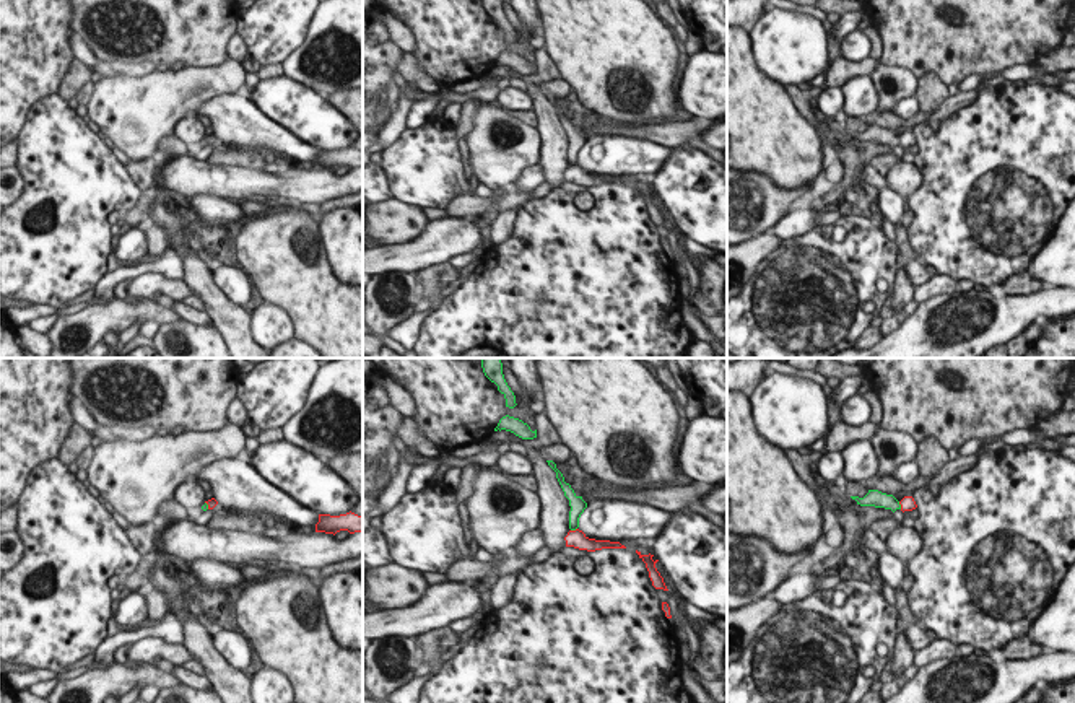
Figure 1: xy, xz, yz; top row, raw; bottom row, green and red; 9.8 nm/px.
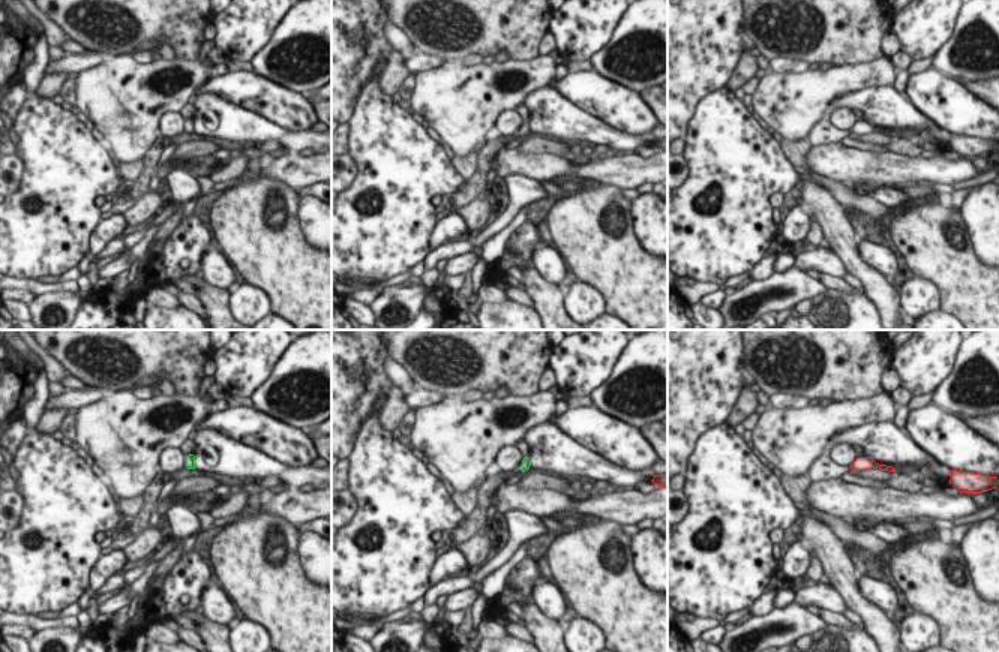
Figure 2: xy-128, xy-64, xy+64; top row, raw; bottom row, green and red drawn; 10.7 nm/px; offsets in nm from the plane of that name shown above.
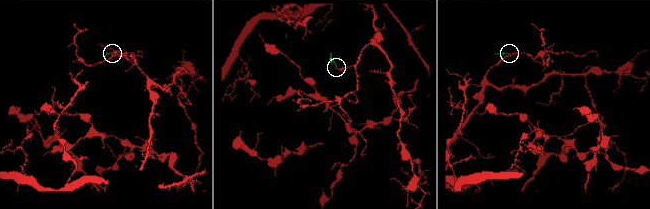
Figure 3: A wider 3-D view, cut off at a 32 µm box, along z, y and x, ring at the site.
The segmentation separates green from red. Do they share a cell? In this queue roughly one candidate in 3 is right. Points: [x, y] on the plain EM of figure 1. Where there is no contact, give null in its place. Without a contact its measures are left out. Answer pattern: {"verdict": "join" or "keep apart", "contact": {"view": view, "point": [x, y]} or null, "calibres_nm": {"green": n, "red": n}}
{"verdict": "keep apart", "contact": {"view": "yz", "point": [900, 140]}, "calibres_nm": {"green": 160, "red": 140}}

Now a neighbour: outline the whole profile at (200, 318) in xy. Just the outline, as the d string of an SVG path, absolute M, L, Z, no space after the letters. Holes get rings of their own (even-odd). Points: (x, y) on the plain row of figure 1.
M174 301L172 311L179 312L182 319L187 319L197 325L213 325L213 319L207 311L194 309L192 306L187 306L182 301Z

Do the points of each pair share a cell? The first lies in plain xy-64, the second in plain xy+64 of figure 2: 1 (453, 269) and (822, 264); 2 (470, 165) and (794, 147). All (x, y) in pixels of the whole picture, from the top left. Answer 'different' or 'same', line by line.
1: same
2: same

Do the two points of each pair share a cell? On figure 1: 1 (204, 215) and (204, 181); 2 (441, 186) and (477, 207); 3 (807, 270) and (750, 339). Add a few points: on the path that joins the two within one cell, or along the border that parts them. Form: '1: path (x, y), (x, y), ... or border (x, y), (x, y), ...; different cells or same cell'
1: border (189, 199), (213, 196), (231, 199), (238, 204); different cells
2: border (469, 194), (457, 196), (444, 209); different cells
3: path (789, 282), (776, 301), (776, 313), (768, 321); same cell

